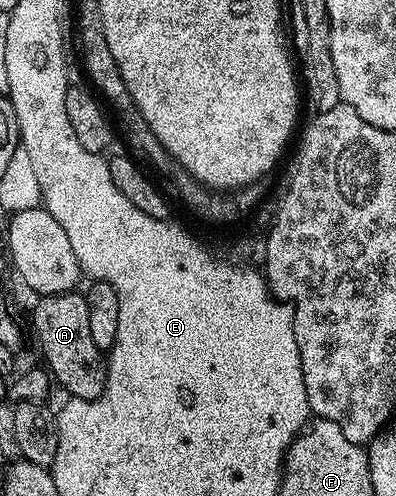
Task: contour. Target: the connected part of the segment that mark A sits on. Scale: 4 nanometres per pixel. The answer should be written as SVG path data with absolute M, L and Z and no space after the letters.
M83 294L45 295L32 307L32 331L40 342L51 378L61 383L74 399L97 399L104 391L108 365L106 355L94 344L90 334L89 310Z

